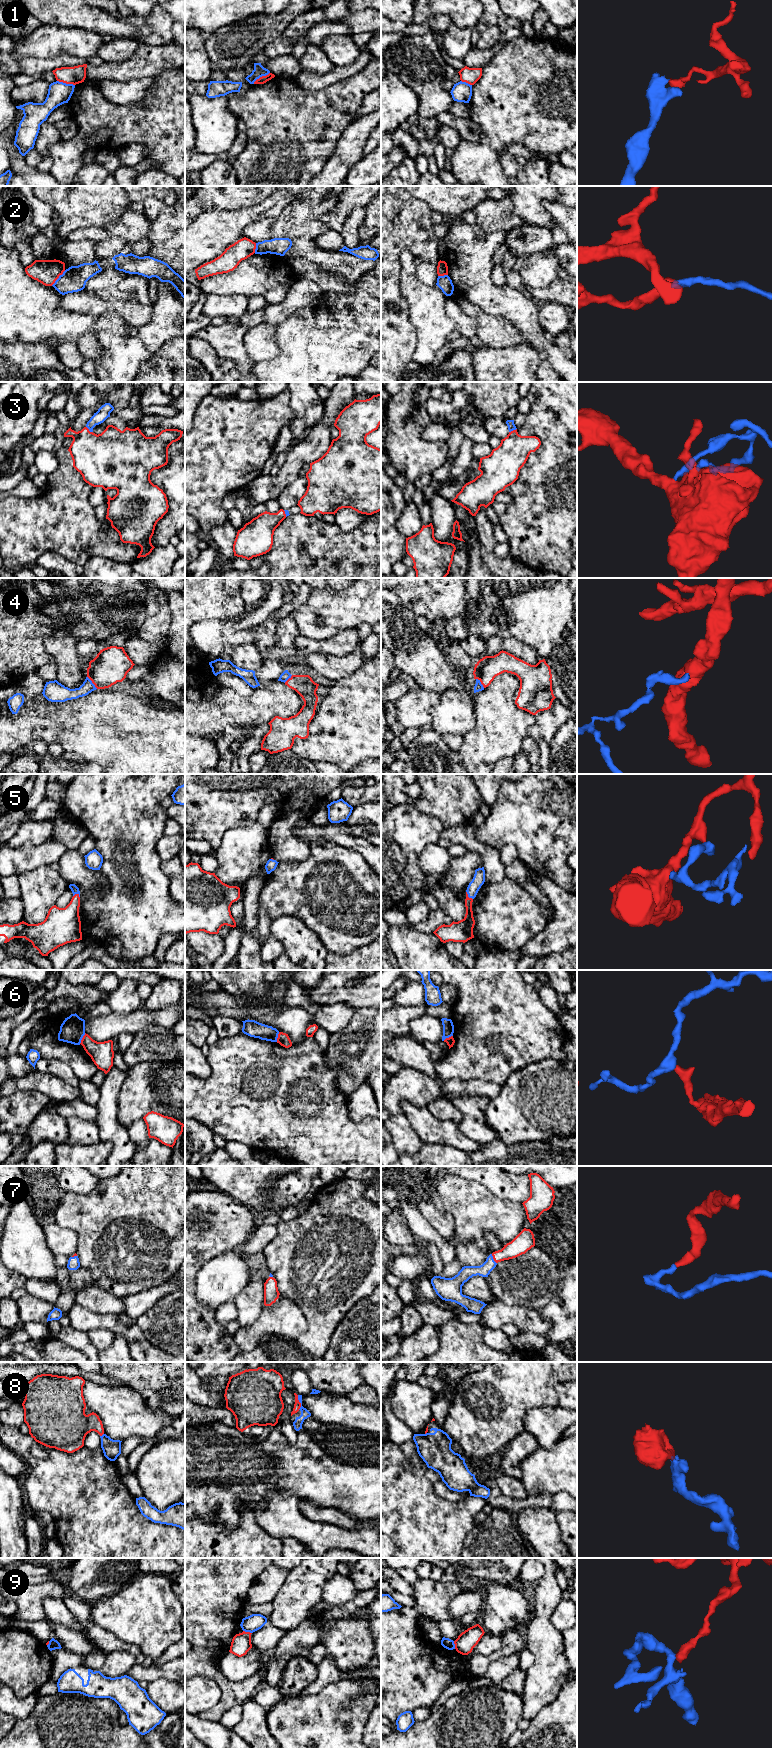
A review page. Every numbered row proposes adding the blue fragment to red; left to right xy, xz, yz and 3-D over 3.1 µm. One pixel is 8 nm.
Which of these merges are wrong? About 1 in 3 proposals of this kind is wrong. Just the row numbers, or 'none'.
1, 2, 6, 9

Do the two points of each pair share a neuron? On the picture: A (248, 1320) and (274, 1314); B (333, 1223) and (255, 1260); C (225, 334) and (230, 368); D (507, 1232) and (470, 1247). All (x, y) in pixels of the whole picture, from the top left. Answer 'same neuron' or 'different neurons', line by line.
A: different neurons
B: different neurons
C: different neurons
D: same neuron

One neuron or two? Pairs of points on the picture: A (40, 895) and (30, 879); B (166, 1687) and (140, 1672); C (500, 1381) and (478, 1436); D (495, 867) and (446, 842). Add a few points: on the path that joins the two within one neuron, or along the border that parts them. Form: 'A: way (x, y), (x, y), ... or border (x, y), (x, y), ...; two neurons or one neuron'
A: way (40, 891), (33, 883); one neuron
B: border (174, 1680), (153, 1679), (148, 1682); two neurons
C: way (500, 1395), (489, 1406), (482, 1422); one neuron
D: way (485, 854), (467, 839), (459, 839); one neuron

